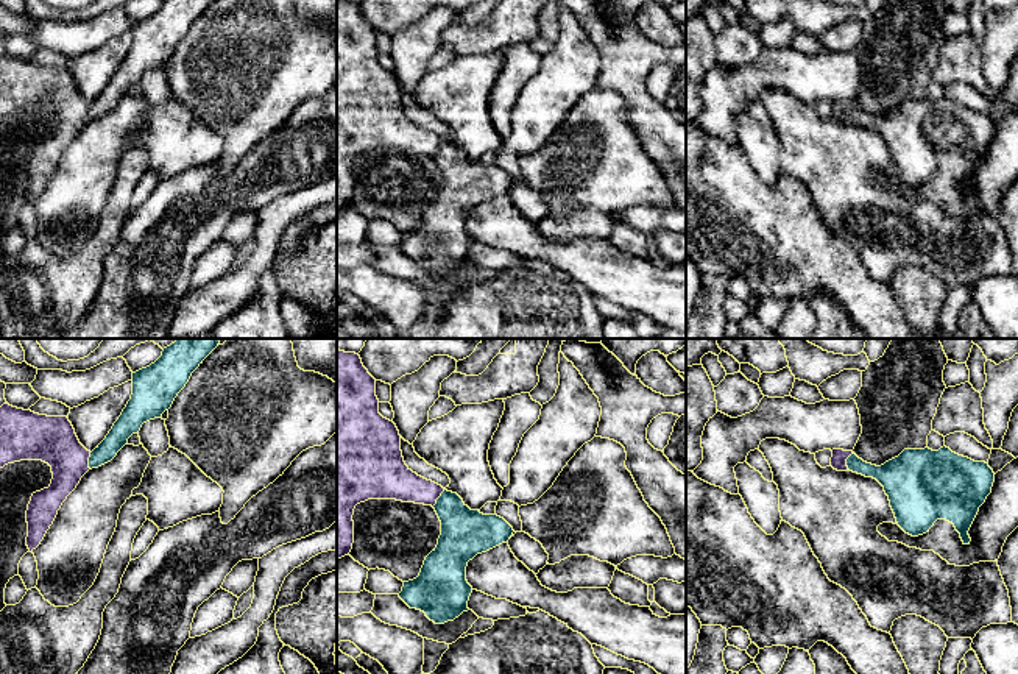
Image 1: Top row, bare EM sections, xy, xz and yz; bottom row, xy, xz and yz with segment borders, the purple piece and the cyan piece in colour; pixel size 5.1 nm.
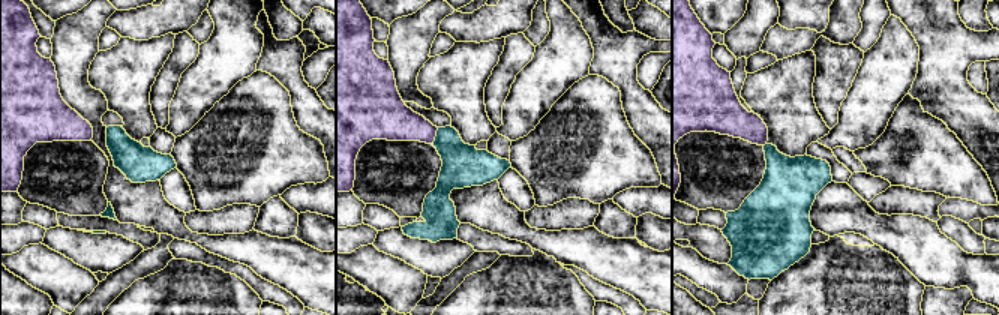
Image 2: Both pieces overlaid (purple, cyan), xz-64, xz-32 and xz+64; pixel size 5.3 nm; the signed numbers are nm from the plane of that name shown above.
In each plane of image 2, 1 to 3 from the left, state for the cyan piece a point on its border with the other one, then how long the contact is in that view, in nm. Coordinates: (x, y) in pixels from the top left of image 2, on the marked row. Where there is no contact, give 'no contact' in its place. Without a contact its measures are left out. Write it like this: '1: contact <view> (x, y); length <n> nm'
1: no contact
2: contact xz-32 (434, 137); length 100 nm
3: no contact

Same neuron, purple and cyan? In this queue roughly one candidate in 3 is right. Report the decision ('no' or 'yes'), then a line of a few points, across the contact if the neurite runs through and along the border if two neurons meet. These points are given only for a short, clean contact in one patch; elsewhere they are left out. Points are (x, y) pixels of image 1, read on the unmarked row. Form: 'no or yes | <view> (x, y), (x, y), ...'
no | yz (853, 103), (847, 109), (848, 120)

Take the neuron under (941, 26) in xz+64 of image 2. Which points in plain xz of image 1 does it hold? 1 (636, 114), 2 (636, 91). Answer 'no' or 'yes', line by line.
1: yes
2: yes

